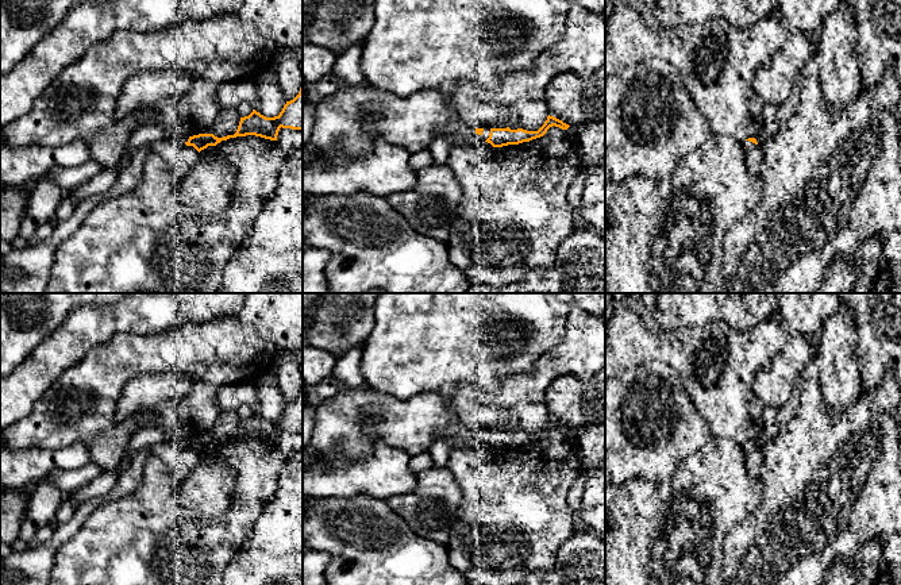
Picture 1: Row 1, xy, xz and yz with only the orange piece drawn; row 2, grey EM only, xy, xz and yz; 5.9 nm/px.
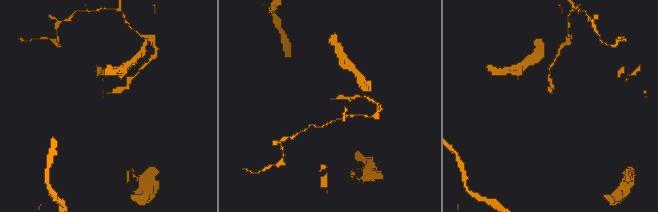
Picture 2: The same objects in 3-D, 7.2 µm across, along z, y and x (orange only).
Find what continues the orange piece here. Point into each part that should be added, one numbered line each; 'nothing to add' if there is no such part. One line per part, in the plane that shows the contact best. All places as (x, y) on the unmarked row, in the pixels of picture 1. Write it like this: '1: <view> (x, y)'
1: xy (178, 460)

